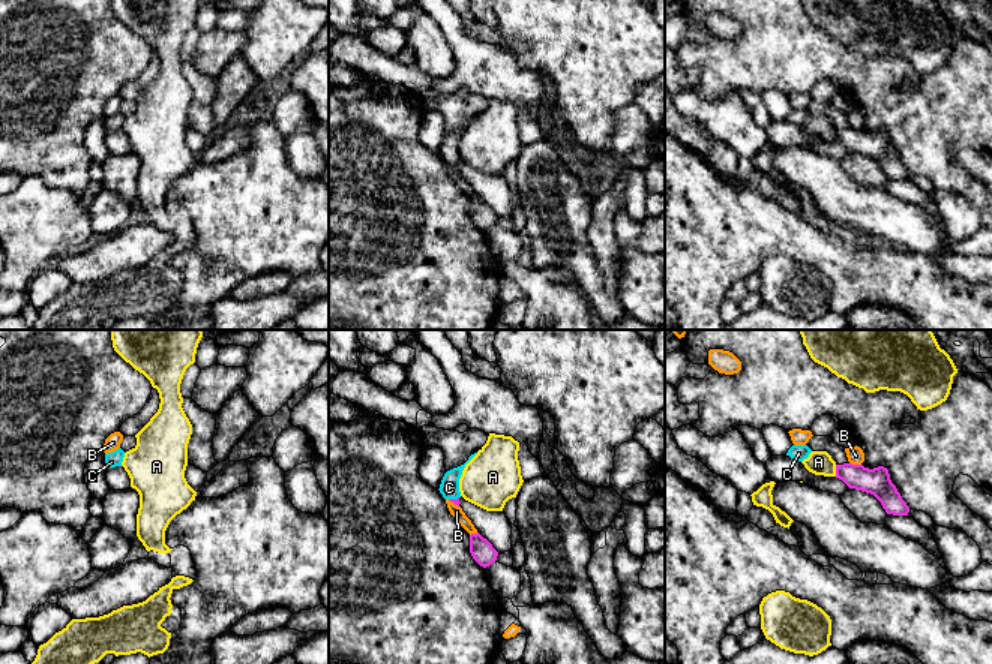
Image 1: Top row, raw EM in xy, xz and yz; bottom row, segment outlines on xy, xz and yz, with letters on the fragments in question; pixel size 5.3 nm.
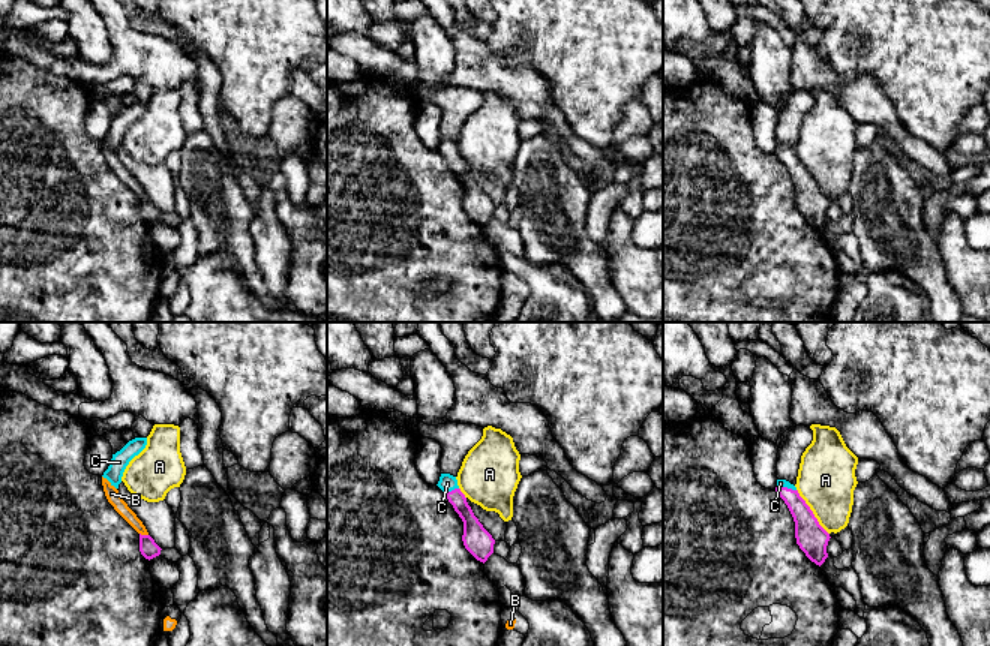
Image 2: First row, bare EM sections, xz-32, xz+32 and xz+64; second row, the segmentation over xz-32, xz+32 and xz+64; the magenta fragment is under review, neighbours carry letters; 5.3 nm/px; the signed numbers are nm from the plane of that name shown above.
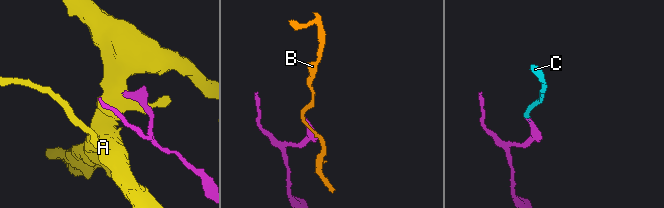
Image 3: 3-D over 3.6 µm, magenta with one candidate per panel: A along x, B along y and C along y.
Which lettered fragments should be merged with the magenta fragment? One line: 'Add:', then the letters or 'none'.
Add: C

